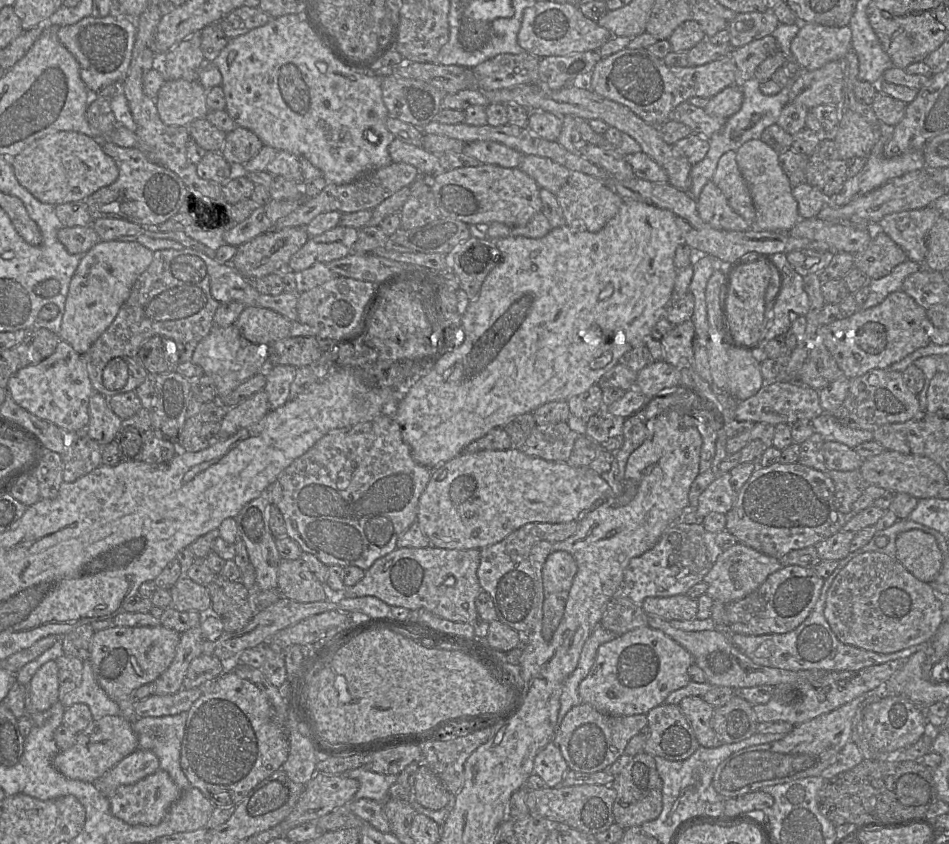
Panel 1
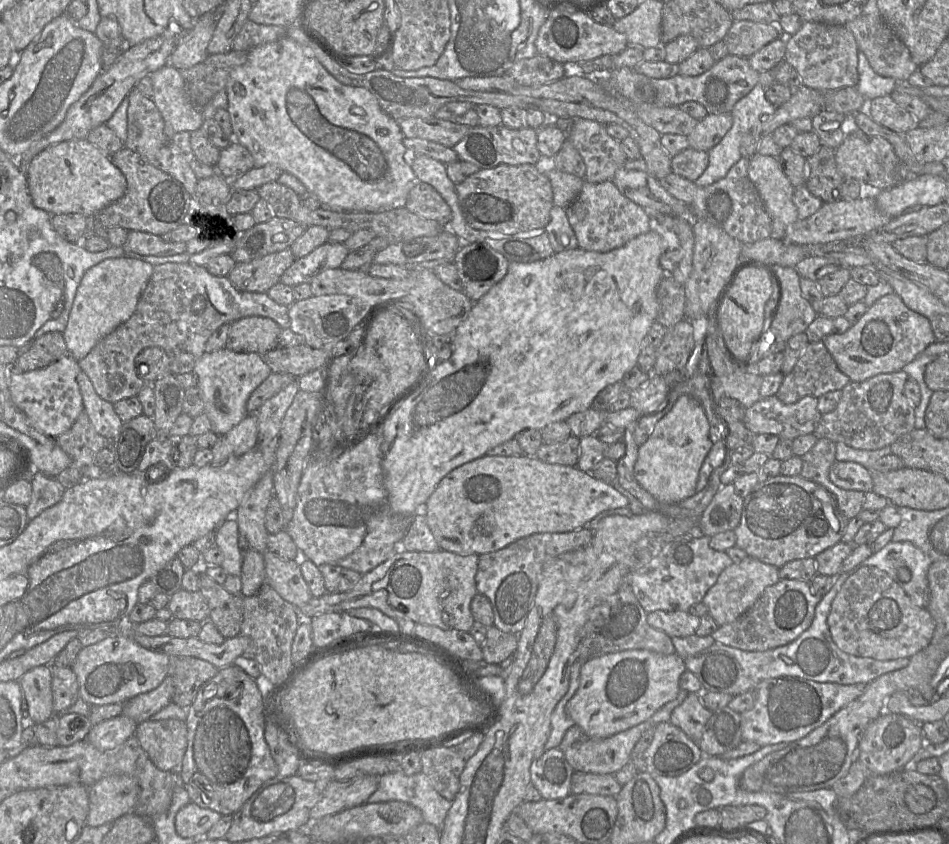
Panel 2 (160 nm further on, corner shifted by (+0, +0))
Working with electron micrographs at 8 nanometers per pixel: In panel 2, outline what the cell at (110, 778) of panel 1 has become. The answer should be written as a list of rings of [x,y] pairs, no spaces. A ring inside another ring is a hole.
[[[125,774],[105,775],[89,788],[86,824],[97,827],[134,813],[139,796],[140,786],[135,778]]]

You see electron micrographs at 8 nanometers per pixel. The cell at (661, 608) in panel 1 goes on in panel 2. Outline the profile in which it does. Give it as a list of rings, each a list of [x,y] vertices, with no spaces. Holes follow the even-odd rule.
[[[656,610],[647,614],[648,624],[672,637],[696,634],[700,618],[689,611]]]

